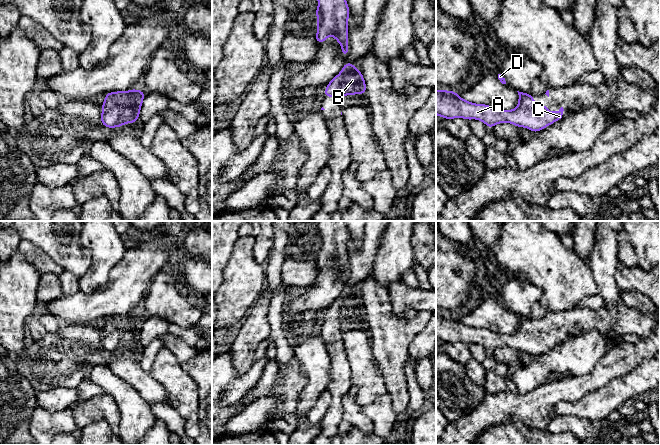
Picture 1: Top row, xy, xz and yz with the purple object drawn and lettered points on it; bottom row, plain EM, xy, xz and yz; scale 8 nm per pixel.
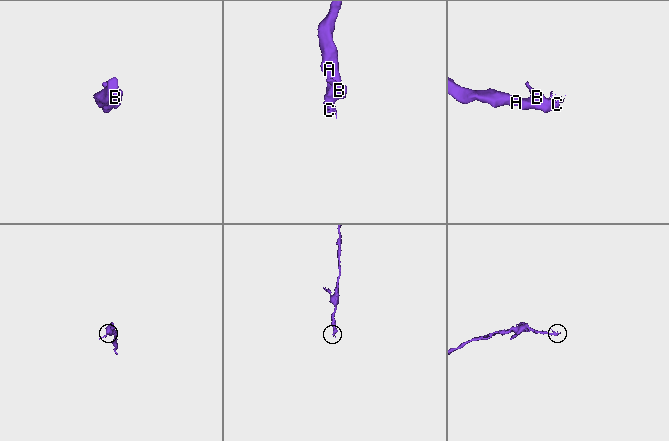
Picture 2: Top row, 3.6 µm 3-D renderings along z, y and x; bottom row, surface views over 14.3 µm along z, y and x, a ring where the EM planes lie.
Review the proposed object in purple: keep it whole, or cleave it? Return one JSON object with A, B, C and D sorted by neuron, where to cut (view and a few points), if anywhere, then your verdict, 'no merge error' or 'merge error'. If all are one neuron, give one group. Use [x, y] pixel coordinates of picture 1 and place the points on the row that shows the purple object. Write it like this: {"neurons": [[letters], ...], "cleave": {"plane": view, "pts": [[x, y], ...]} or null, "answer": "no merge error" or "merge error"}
{"neurons": [["A", "B", "C", "D"]], "cleave": null, "answer": "no merge error"}

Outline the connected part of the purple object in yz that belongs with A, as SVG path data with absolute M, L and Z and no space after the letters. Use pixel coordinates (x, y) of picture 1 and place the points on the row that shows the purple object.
M436 90L436 115L444 119L461 117L471 120L477 119L485 123L490 129L503 122L517 127L524 127L534 133L545 129L564 117L563 107L556 113L549 113L545 104L537 105L531 94L518 92L518 106L514 110L499 110L485 104L475 104L459 97L456 91Z

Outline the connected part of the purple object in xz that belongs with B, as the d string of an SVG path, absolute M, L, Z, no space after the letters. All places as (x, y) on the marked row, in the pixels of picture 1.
M347 62L341 72L327 84L324 96L341 98L350 94L365 94L365 92L366 83L362 73L352 63Z

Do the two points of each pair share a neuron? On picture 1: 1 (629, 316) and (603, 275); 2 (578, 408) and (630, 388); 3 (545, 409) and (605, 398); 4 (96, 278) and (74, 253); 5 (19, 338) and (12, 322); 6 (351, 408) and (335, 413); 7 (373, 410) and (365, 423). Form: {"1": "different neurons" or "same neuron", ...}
{"1": "different neurons", "2": "same neuron", "3": "different neurons", "4": "different neurons", "5": "same neuron", "6": "different neurons", "7": "different neurons"}

